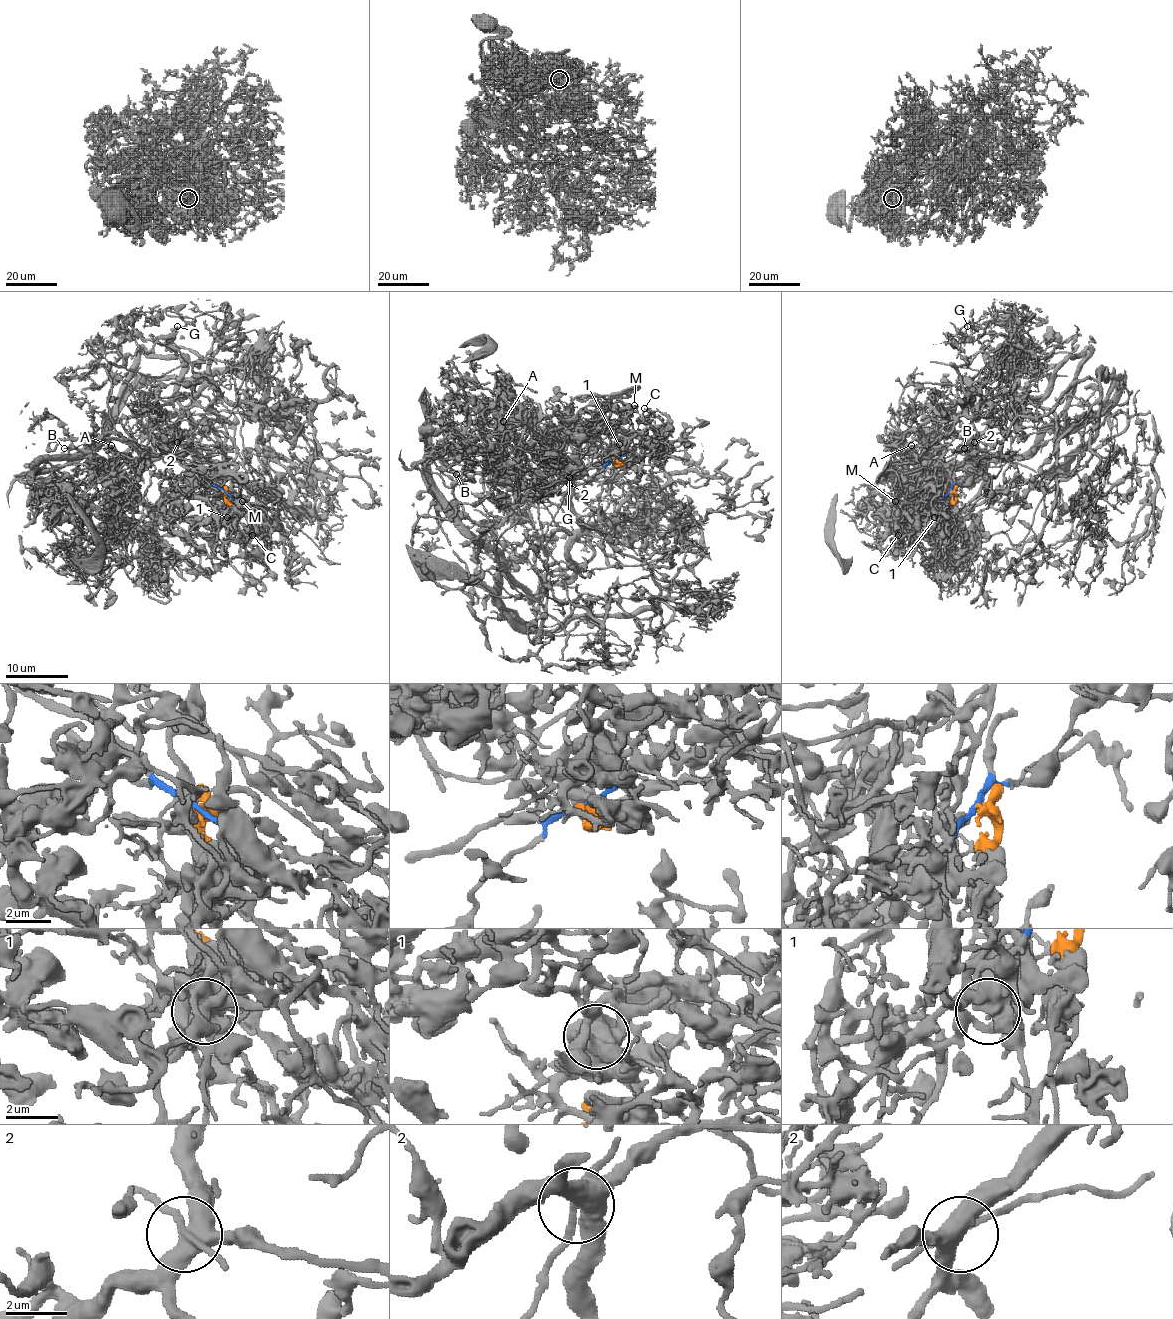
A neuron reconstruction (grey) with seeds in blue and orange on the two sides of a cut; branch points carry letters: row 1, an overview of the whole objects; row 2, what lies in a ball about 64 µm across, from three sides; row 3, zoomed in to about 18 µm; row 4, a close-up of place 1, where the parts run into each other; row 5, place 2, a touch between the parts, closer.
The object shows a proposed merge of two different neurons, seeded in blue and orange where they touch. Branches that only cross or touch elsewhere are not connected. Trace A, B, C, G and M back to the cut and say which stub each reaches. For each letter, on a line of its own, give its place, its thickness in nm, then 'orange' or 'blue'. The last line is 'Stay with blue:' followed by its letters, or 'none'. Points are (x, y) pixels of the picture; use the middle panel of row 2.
A: (503, 421) | 420 nm | orange
B: (456, 474) | 150 nm | blue
C: (644, 408) | 130 nm | orange
G: (569, 477) | 130 nm | blue
M: (634, 405) | 220 nm | orange
Stay with blue: B, G

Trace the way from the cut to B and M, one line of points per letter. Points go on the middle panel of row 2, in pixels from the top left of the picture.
B: (615, 461), (573, 472), (541, 497), (521, 498), (515, 505), (475, 495), (455, 473)
M: (615, 461), (630, 461), (624, 444), (646, 426), (634, 404)

